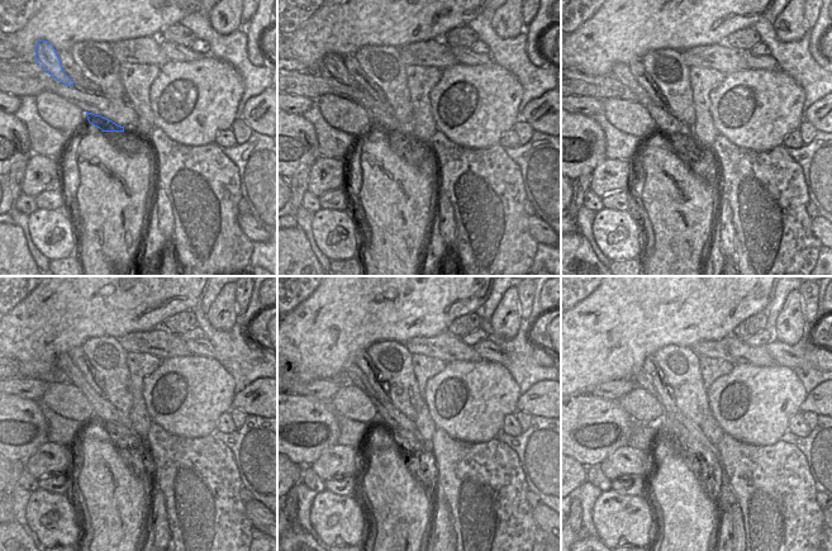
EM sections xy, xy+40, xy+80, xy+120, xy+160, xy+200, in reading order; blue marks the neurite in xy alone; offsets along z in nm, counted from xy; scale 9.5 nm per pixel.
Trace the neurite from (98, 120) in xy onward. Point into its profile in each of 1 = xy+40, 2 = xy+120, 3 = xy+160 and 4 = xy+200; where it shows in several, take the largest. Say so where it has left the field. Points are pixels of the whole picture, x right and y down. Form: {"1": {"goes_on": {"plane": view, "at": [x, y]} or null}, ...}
{"1": {"goes_on": {"plane": "xy+40", "at": [384, 123]}}, "2": {"goes_on": {"plane": "xy+120", "at": [104, 412]}}, "3": {"goes_on": {"plane": "xy+160", "at": [390, 418]}}, "4": {"goes_on": {"plane": "xy+200", "at": [726, 497]}}}

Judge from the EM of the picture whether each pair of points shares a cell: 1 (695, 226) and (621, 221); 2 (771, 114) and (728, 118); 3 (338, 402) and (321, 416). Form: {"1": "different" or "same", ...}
{"1": "different", "2": "same", "3": "different"}

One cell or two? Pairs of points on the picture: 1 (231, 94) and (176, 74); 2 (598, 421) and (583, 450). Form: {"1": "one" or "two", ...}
{"1": "one", "2": "one"}

